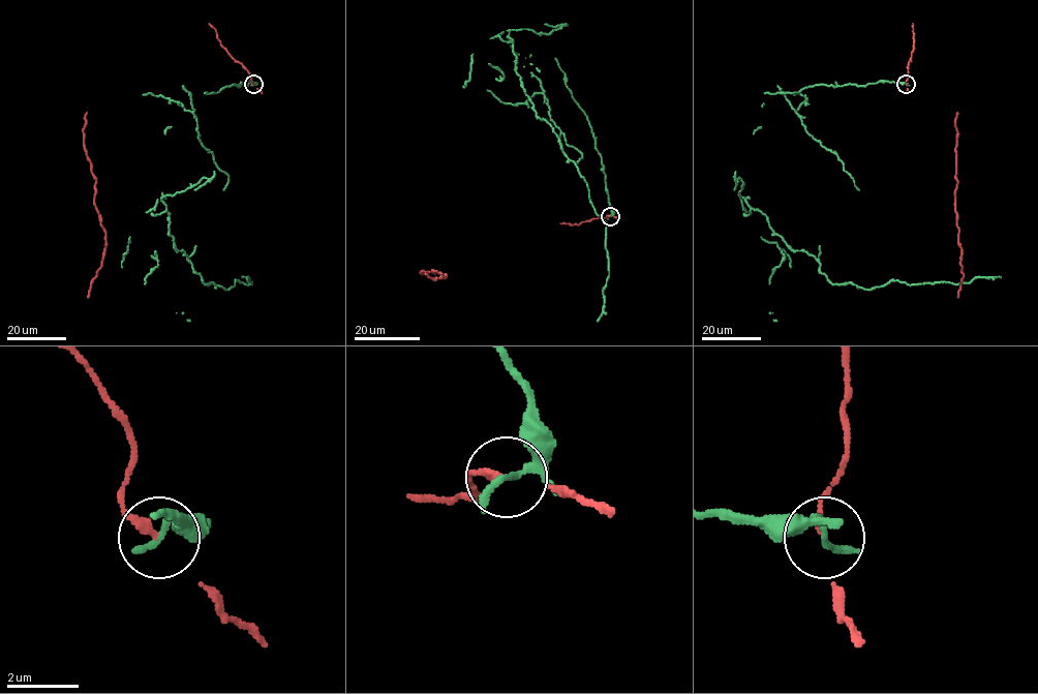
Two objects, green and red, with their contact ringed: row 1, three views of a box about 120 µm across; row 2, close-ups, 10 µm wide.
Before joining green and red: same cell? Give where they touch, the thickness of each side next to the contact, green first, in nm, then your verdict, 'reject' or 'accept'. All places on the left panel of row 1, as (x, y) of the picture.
at (253, 84); 240 nm thick on the green side, 240 nm on the other; reject

